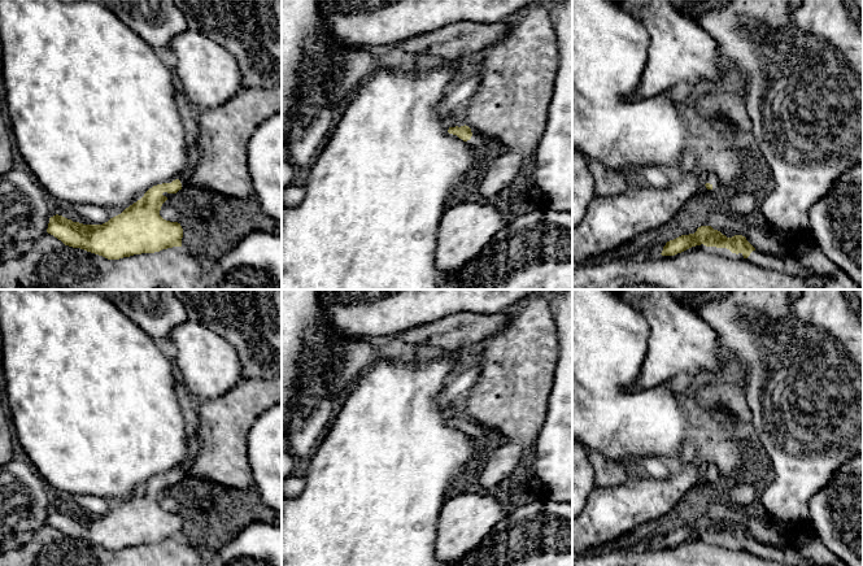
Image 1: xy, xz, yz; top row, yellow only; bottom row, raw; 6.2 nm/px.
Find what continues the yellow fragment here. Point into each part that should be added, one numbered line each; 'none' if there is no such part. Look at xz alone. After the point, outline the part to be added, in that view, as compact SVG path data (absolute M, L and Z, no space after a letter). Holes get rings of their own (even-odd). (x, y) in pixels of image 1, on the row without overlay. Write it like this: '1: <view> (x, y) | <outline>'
none

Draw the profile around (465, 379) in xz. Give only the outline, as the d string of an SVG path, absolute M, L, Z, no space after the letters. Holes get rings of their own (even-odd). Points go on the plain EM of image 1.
M475 362L472 366L467 367L466 370L461 370L454 374L450 380L448 382L445 389L440 393L437 400L437 406L441 410L453 409L453 399L468 391L478 380L480 373L480 366Z

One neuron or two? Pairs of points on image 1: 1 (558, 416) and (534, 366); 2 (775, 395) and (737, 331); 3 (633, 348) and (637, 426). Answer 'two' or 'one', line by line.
1: two
2: one
3: one

